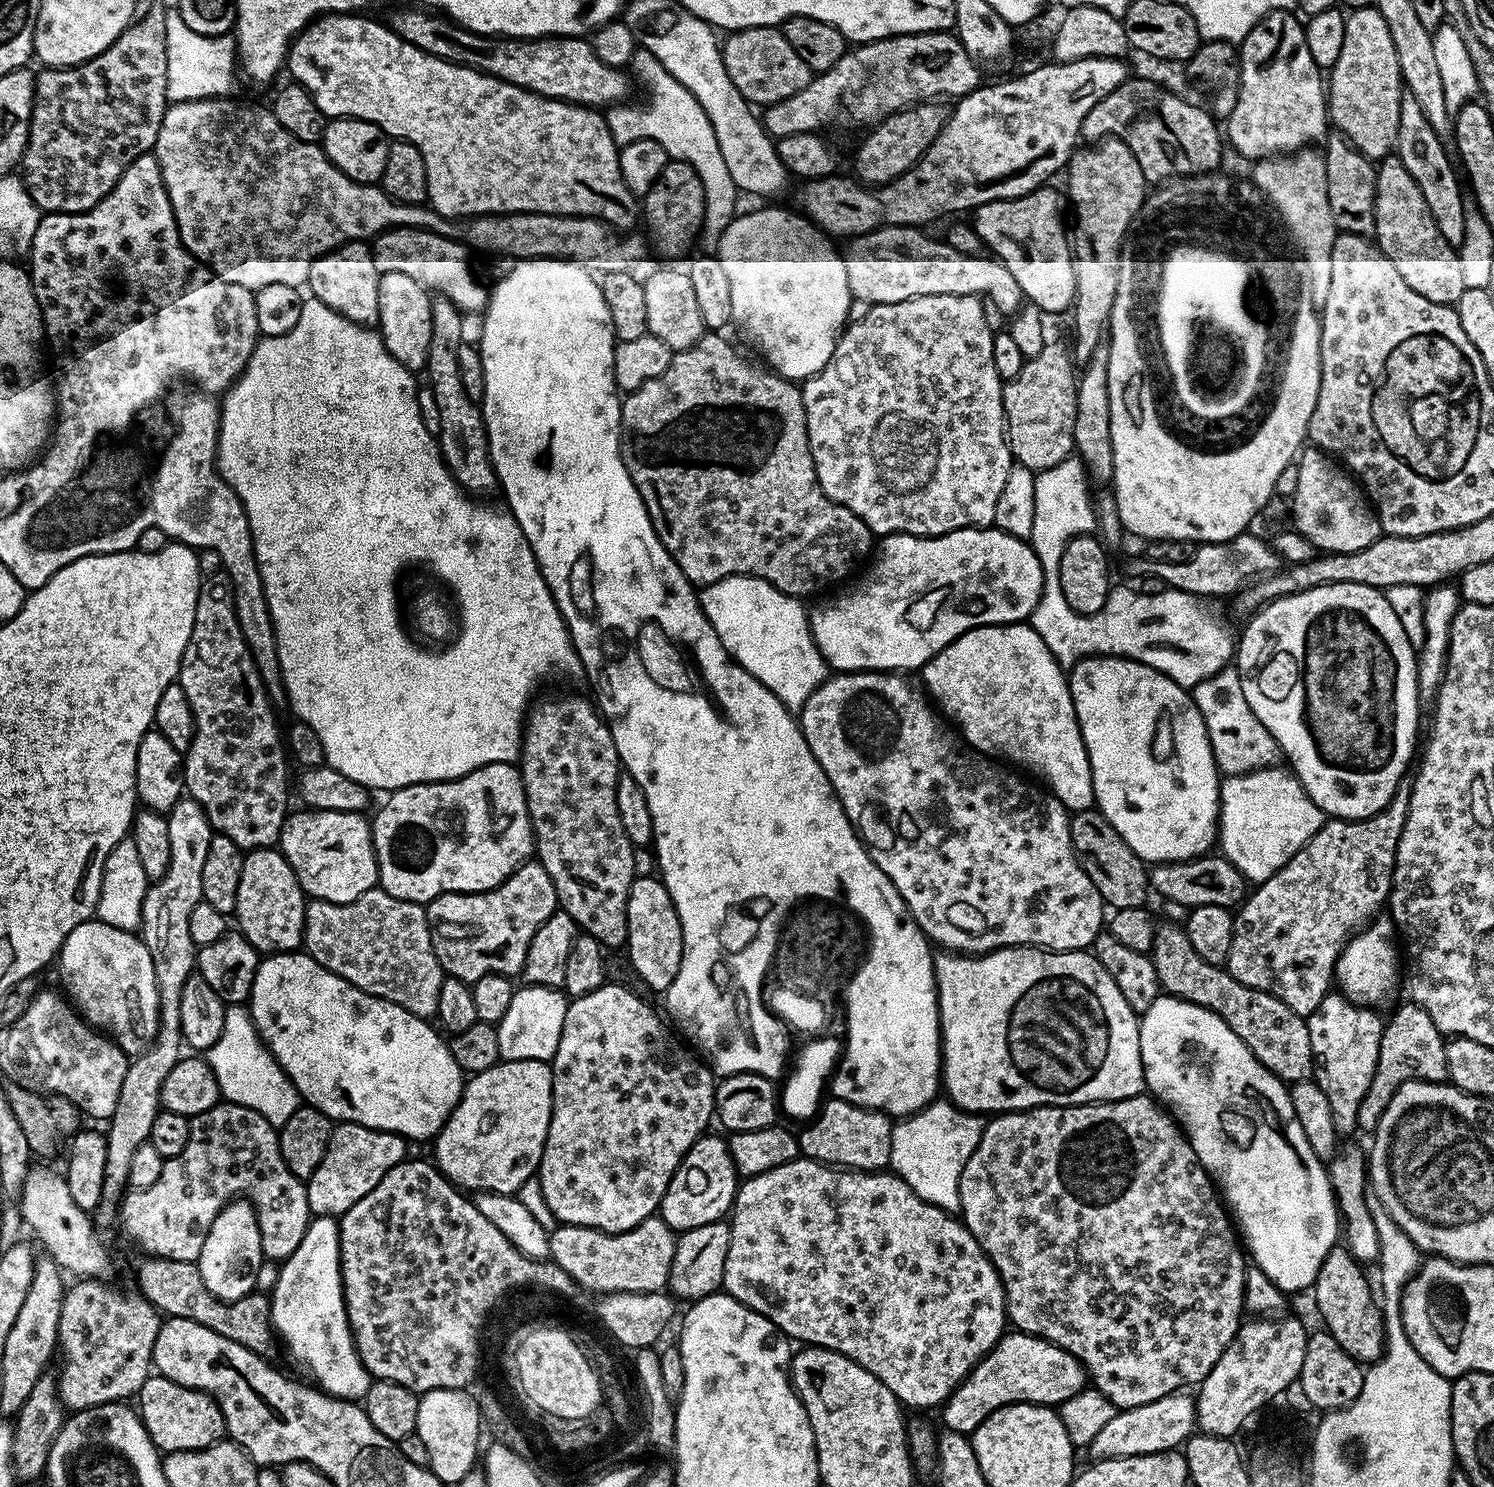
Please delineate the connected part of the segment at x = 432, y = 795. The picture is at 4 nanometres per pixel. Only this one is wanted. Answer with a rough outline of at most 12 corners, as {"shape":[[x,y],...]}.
{"shape":[[515,763],[397,788],[379,887],[427,905],[533,855]]}

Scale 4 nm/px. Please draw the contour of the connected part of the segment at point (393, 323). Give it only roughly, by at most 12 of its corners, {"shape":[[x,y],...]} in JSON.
{"shape":[[410,274],[381,275],[378,331],[413,374],[428,366],[432,301]]}

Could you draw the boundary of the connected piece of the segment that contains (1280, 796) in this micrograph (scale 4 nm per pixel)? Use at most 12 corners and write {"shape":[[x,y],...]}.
{"shape":[[1287,767],[1220,785],[1218,848],[1263,884],[1325,823]]}

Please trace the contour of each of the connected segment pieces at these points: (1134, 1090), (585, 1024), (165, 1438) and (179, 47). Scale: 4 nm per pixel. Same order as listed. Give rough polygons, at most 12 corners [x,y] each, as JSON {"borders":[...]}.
{"borders":[[[1091,951],[935,957],[964,1112],[1145,1091]],[[620,984],[575,997],[538,1169],[629,1232],[714,1120],[703,1059]],[[159,1374],[140,1420],[161,1453],[225,1439],[215,1395]],[[166,18],[169,101],[224,98],[236,84],[231,35]]]}

